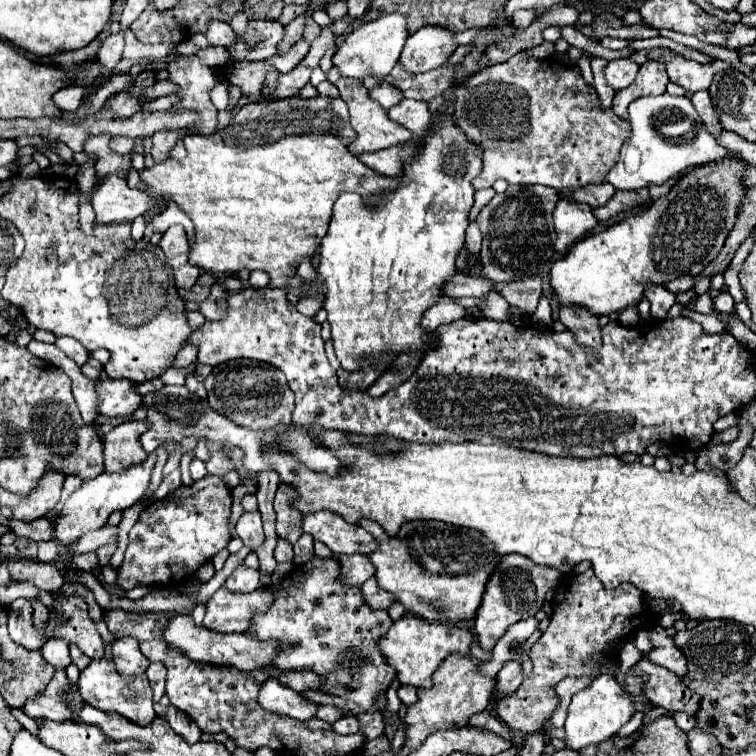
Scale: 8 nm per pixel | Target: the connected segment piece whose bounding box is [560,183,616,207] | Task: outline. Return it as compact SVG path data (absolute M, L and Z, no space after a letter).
M604 183L604 185L588 185L588 187L576 189L576 191L560 191L560 197L570 197L572 201L588 203L590 207L598 207L598 205L606 205L606 201L614 193L616 193L616 189L610 183Z

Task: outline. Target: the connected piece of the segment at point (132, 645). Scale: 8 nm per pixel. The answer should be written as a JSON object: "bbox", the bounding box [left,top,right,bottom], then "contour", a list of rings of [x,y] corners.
{"bbox":[112,637,150,677],"contour":[[[124,637],[124,639],[114,641],[112,643],[112,655],[114,655],[116,671],[124,677],[140,675],[150,665],[148,657],[140,651],[138,641],[134,641],[134,637]]]}

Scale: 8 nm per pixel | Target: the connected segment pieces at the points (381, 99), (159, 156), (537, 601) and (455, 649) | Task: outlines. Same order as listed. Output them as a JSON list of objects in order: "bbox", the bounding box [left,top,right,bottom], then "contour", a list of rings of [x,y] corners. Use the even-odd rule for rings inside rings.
[{"bbox":[370,83,404,109],"contour":[[[382,83],[382,85],[374,87],[374,89],[370,89],[370,97],[372,97],[374,101],[378,101],[384,109],[392,109],[394,105],[398,105],[398,103],[404,99],[402,91],[396,89],[396,87],[390,85],[390,83]]]},{"bbox":[152,129,192,161],"contour":[[[182,129],[182,131],[160,131],[152,137],[152,157],[154,161],[162,161],[170,155],[174,143],[178,141],[176,137],[182,137],[182,135],[188,135],[192,133],[192,129]]]},{"bbox":[474,555,560,651],"contour":[[[524,555],[502,557],[496,573],[488,581],[482,605],[480,605],[476,621],[474,621],[474,629],[478,635],[480,647],[484,651],[492,651],[494,645],[498,643],[498,637],[502,637],[502,633],[506,633],[506,629],[510,625],[518,623],[520,619],[534,617],[542,609],[546,593],[558,585],[558,579],[560,579],[560,573],[556,569],[546,569],[542,565],[534,565],[534,561],[530,561]],[[498,573],[500,573],[500,583],[498,583]]]},{"bbox":[380,615,474,689],"contour":[[[406,615],[396,621],[388,635],[380,641],[380,649],[386,655],[388,663],[398,671],[398,679],[402,685],[414,685],[420,689],[432,687],[432,673],[442,665],[442,661],[450,655],[470,655],[474,635],[470,629],[460,629],[454,623],[430,623],[418,615]]]}]

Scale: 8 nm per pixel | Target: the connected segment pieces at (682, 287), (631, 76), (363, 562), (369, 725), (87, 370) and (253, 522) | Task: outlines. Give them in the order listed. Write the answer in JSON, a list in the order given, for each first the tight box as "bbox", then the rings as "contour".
[{"bbox":[666,277,694,293],"contour":[[[678,277],[666,285],[666,289],[670,289],[672,293],[684,293],[692,287],[694,287],[694,277]]]},{"bbox":[604,59,638,89],"contour":[[[614,59],[614,61],[608,61],[606,69],[604,69],[604,75],[606,75],[606,81],[612,89],[624,89],[628,87],[634,79],[636,79],[636,73],[638,73],[638,63],[636,61],[630,61],[630,59]]]},{"bbox":[340,555,374,585],"contour":[[[340,555],[344,575],[342,579],[352,585],[362,585],[370,577],[374,577],[374,565],[370,565],[370,559],[366,555]]]},{"bbox":[358,713,384,739],"contour":[[[362,713],[358,715],[358,721],[360,721],[360,729],[366,733],[368,739],[374,739],[374,737],[380,737],[384,733],[384,717],[382,713]]]},{"bbox":[82,357,102,379],"contour":[[[90,357],[88,363],[82,367],[82,373],[84,373],[86,377],[90,377],[90,379],[98,379],[98,377],[100,377],[100,371],[102,371],[102,365],[100,365],[94,357]]]},{"bbox":[236,513,264,551],"contour":[[[242,513],[242,517],[236,523],[236,535],[244,541],[244,545],[250,551],[260,549],[260,545],[264,543],[264,531],[262,531],[262,519],[260,513]]]}]

